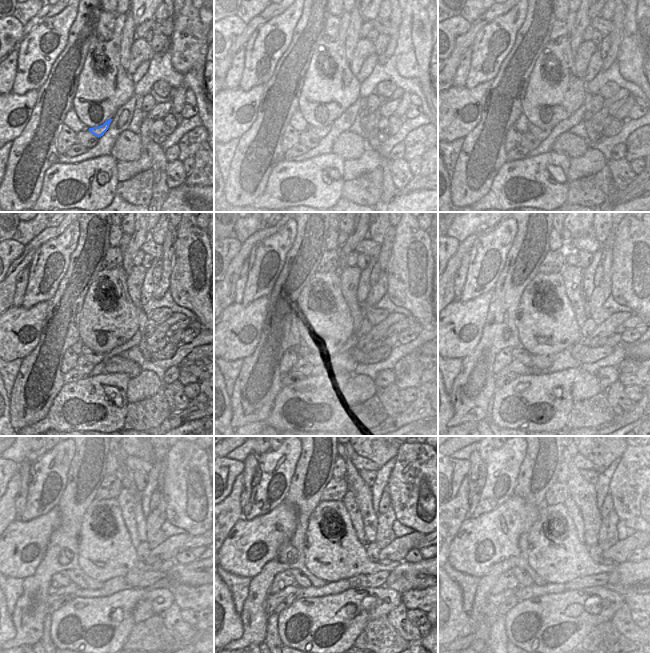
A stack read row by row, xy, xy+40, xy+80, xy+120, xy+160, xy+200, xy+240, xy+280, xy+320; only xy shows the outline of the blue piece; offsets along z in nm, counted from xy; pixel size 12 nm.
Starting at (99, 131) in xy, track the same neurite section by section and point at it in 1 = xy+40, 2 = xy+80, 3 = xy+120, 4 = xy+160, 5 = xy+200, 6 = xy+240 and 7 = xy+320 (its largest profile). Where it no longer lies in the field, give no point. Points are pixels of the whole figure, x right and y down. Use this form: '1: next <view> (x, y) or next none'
1: next xy+40 (319, 131)
2: next xy+80 (541, 134)
3: next xy+120 (93, 357)
4: next xy+160 (314, 358)
5: next xy+200 (520, 353)
6: next xy+240 (74, 576)
7: next xy+320 (523, 577)

